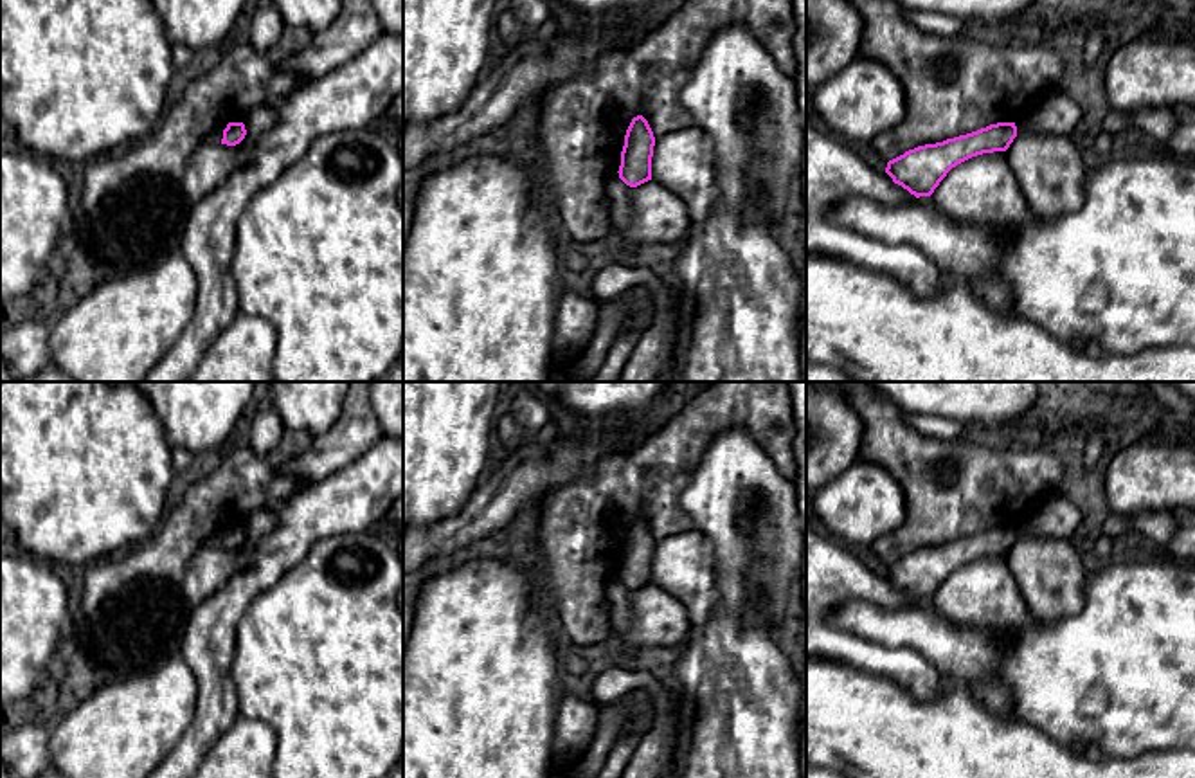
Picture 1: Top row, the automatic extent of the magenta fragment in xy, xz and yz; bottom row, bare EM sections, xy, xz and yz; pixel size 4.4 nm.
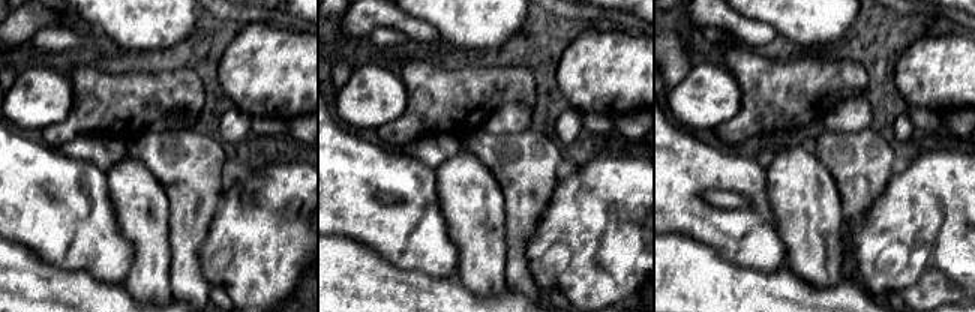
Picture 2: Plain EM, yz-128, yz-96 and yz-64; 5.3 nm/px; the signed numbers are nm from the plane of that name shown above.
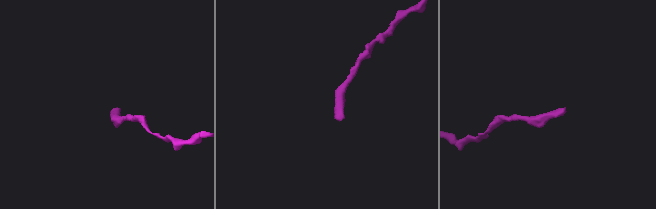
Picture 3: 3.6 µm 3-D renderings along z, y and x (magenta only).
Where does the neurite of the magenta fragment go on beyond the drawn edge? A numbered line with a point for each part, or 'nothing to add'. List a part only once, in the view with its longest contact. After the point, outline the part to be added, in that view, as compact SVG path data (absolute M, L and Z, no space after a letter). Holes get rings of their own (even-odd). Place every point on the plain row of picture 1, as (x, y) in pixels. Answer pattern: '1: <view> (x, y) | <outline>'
nothing to add

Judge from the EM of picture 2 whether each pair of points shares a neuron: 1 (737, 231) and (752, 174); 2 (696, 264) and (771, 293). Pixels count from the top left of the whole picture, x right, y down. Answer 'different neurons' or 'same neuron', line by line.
1: same neuron
2: same neuron

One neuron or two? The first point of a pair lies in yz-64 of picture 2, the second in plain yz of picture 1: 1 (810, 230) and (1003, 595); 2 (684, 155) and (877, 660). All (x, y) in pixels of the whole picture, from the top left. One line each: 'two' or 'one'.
1: one
2: one

